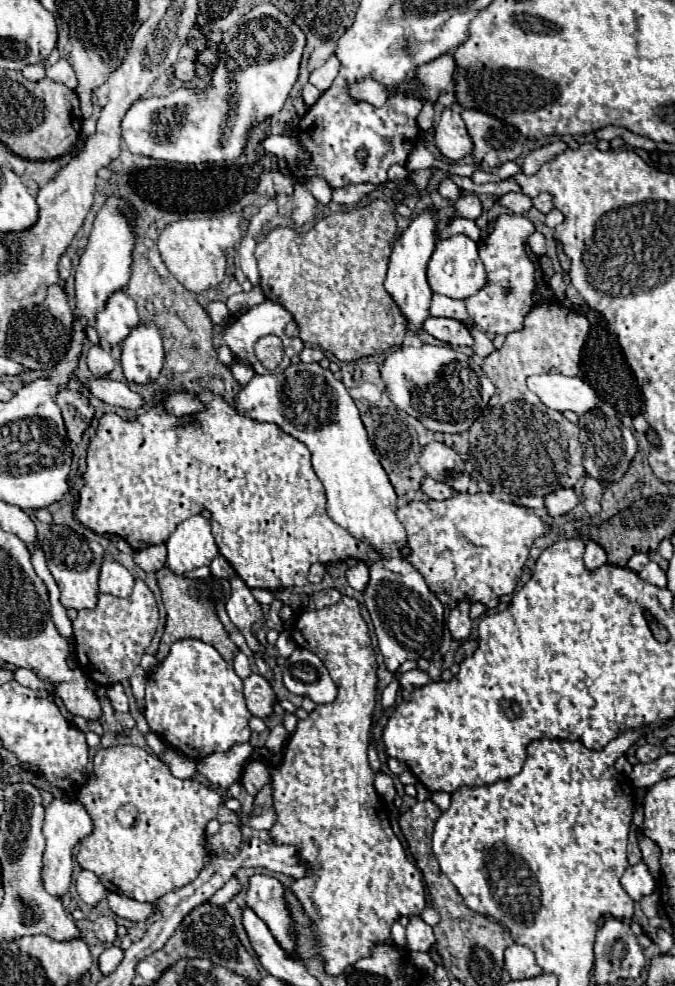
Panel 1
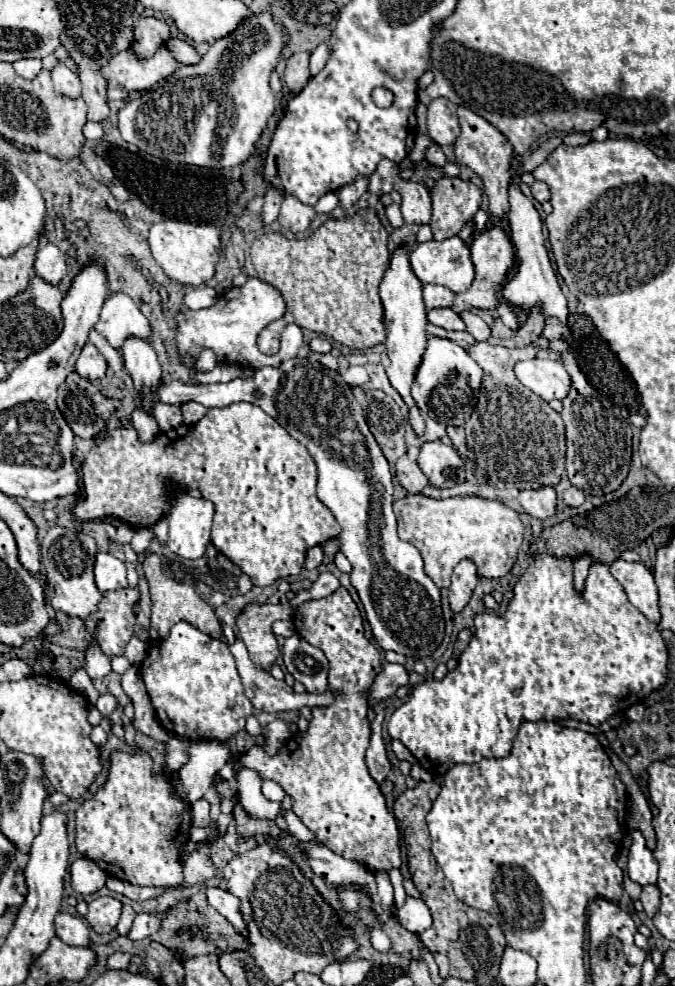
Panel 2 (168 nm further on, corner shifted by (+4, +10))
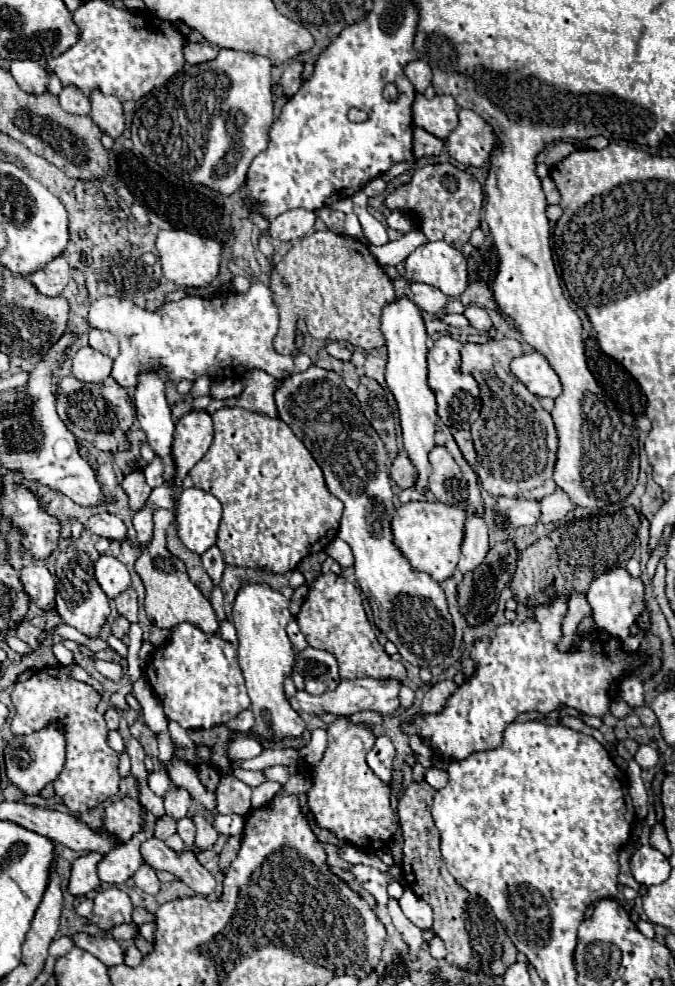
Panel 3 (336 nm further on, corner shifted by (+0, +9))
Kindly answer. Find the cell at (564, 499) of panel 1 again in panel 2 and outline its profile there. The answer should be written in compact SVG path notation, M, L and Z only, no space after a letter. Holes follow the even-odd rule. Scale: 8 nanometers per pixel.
M542 487L538 491L520 491L516 499L522 509L536 519L548 519L556 511L556 491L552 487Z

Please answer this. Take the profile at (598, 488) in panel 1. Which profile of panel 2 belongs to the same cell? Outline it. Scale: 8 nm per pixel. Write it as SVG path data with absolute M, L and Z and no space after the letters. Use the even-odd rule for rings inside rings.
M568 487L564 493L562 493L562 503L566 507L580 507L584 503L584 493L576 487Z

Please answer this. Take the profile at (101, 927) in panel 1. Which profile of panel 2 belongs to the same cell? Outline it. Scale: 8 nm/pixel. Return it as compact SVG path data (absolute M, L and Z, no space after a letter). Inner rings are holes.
M98 897L88 905L86 921L96 933L112 933L122 913L122 903L114 897Z

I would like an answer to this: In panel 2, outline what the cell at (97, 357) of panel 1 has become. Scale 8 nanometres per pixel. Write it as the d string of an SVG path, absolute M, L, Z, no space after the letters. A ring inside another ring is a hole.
M86 343L78 361L76 361L76 373L84 379L102 379L106 375L106 359L98 353L98 349L92 343Z

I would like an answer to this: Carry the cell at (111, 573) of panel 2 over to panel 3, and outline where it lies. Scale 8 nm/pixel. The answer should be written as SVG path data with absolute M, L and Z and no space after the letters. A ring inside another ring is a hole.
M102 554L94 564L94 570L100 588L106 592L108 598L116 598L130 588L130 572L118 558Z

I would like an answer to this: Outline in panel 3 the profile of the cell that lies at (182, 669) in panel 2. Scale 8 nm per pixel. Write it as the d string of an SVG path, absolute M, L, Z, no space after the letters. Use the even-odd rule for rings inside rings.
M188 622L178 624L172 630L168 644L148 658L144 678L160 698L166 718L178 722L186 730L210 730L226 724L252 704L238 666L236 646L218 634L206 634Z

